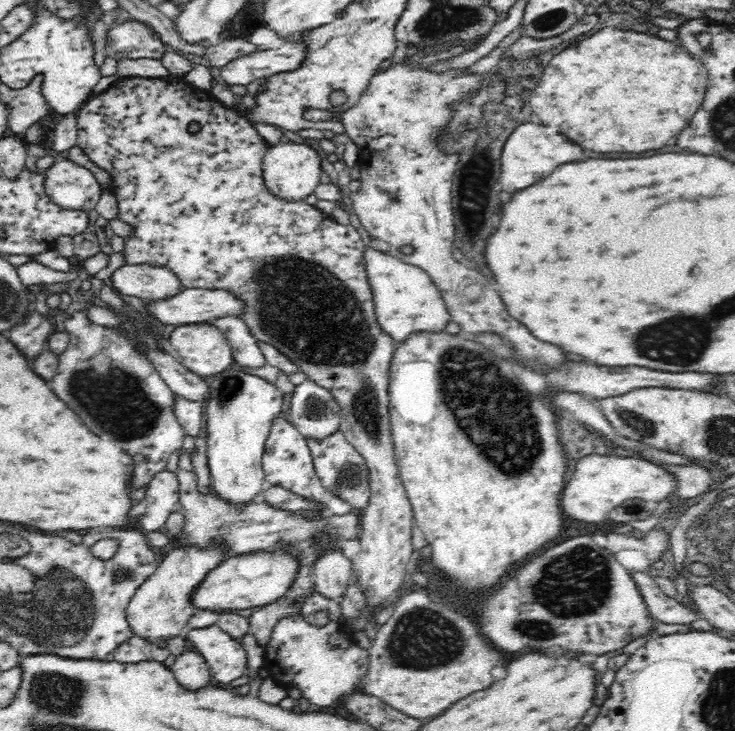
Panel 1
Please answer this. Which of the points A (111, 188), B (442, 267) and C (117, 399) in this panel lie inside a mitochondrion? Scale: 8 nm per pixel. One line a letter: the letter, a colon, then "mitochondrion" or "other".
A: other
B: other
C: mitochondrion

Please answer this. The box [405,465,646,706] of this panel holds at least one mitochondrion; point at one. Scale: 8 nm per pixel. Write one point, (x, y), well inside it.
(574, 581)

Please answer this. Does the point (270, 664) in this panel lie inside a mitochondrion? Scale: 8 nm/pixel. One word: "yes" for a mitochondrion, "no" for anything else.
no

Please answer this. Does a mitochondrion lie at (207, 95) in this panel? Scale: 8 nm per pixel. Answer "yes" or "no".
no

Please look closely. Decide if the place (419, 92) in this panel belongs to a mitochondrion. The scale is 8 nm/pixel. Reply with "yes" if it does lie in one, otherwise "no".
yes

